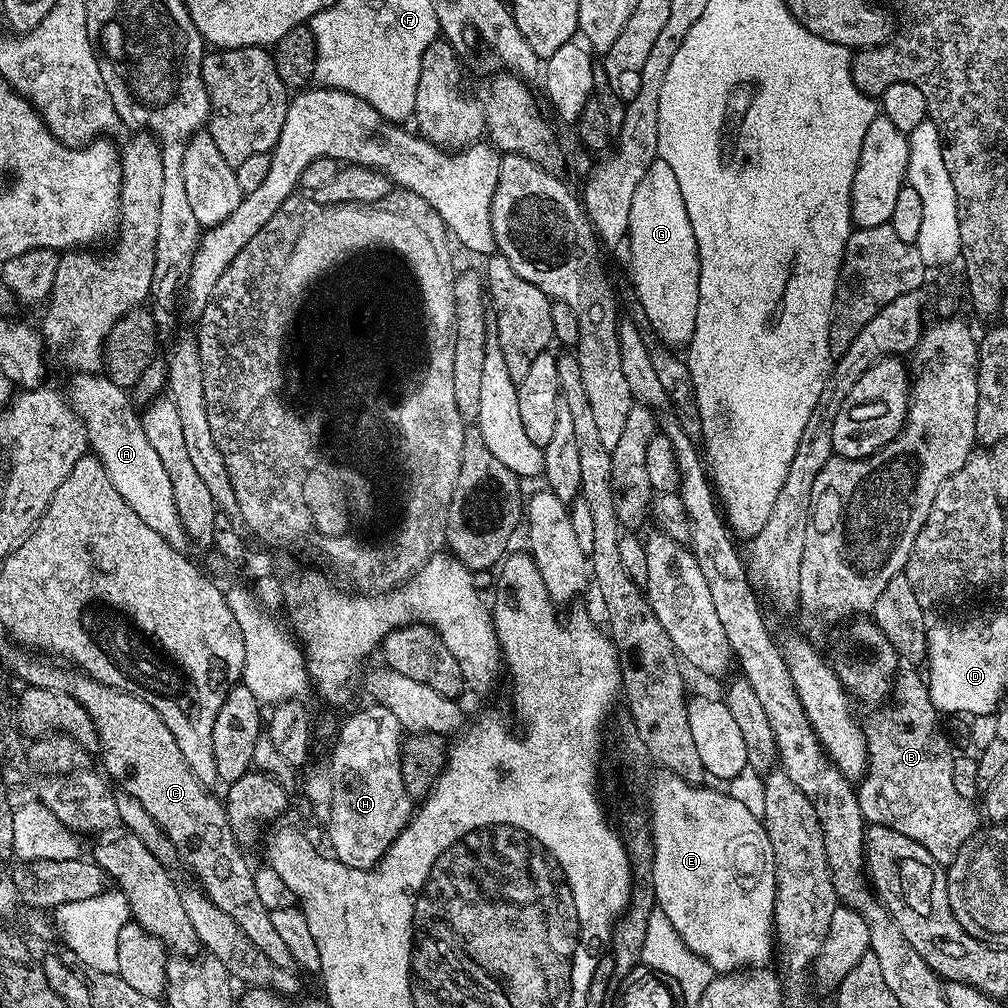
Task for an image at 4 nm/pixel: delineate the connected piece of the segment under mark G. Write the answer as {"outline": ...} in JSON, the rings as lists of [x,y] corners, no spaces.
{"outline":[[[657,159],[650,163],[630,205],[630,220],[626,237],[626,249],[632,259],[632,280],[630,286],[636,291],[636,301],[644,311],[644,320],[653,328],[654,336],[669,346],[687,345],[694,334],[698,318],[698,278],[700,277],[700,259],[698,242],[694,242],[694,226],[686,214],[686,202],[682,202],[682,190],[678,187],[678,178],[670,170],[670,162]]]}

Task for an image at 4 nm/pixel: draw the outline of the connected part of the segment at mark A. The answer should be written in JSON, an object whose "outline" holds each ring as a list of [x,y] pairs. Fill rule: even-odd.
{"outline":[[[75,373],[73,377],[69,388],[66,388],[69,404],[72,410],[79,414],[87,432],[89,449],[102,462],[106,476],[114,485],[114,490],[117,490],[118,494],[122,494],[122,498],[134,510],[138,518],[141,518],[146,526],[162,537],[172,549],[187,553],[192,540],[185,527],[182,526],[181,515],[178,514],[178,508],[174,503],[174,490],[170,483],[170,476],[166,473],[166,468],[158,454],[155,453],[154,446],[146,438],[146,432],[142,429],[141,413],[138,408],[137,410],[134,408],[130,400],[131,395],[127,389],[110,382],[108,377],[103,374]]]}

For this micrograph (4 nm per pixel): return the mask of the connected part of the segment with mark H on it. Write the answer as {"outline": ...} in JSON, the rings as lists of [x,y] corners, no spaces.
{"outline":[[[377,702],[370,704],[369,708],[360,708],[353,716],[345,718],[340,733],[339,728],[335,733],[336,745],[332,748],[332,760],[330,759],[334,802],[326,828],[328,840],[332,843],[331,855],[346,866],[355,868],[373,868],[412,819],[414,811],[414,800],[402,782],[400,765],[400,746],[404,743],[406,731],[386,706]]]}

